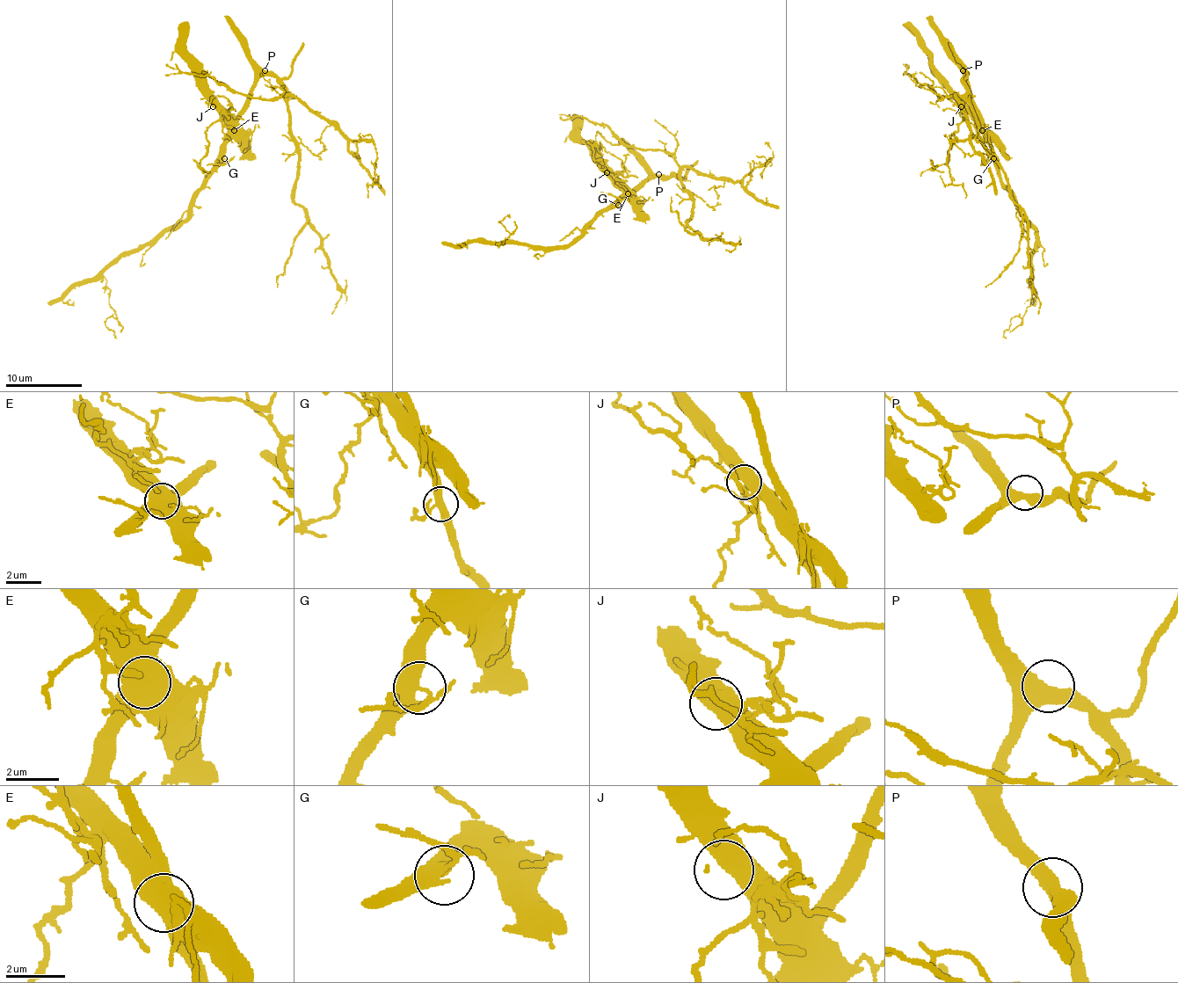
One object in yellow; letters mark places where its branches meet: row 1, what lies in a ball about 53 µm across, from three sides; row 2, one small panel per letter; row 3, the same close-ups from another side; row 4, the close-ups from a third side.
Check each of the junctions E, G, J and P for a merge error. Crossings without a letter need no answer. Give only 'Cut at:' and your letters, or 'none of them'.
Cut at: E

